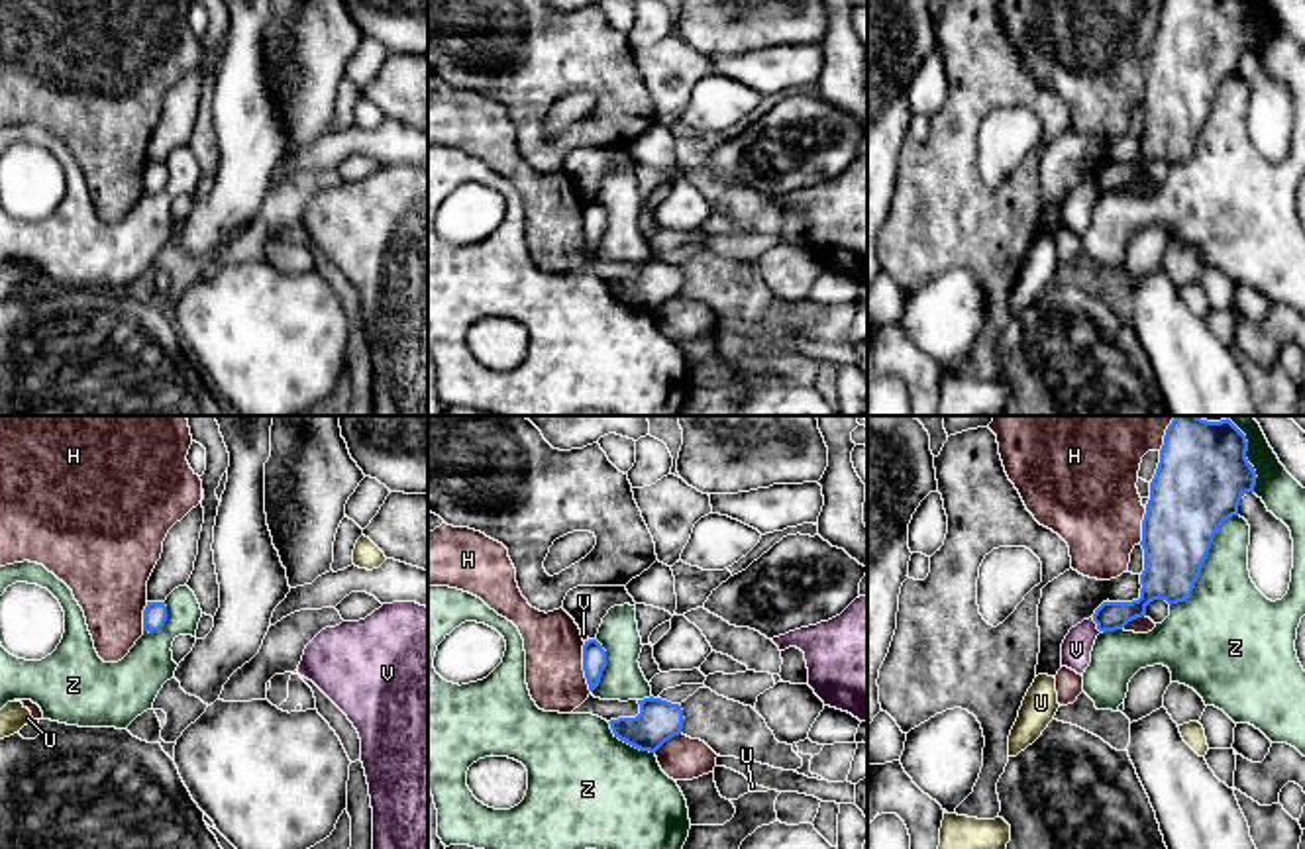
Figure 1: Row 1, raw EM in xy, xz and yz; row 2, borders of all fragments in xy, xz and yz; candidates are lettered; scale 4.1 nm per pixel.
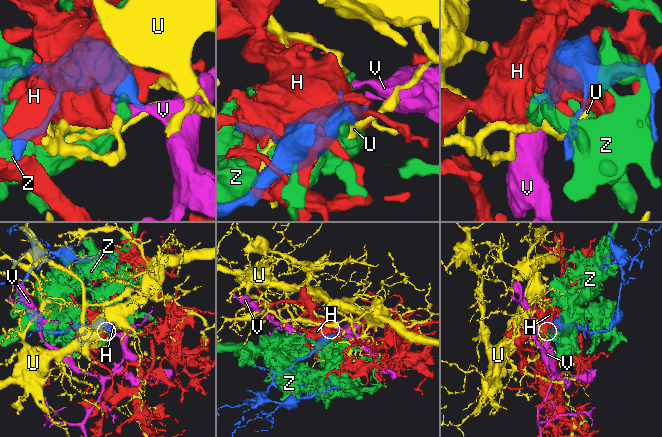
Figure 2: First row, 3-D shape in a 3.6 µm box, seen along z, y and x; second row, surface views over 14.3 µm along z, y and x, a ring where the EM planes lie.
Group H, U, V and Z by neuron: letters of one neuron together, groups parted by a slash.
H / U / V / Z

